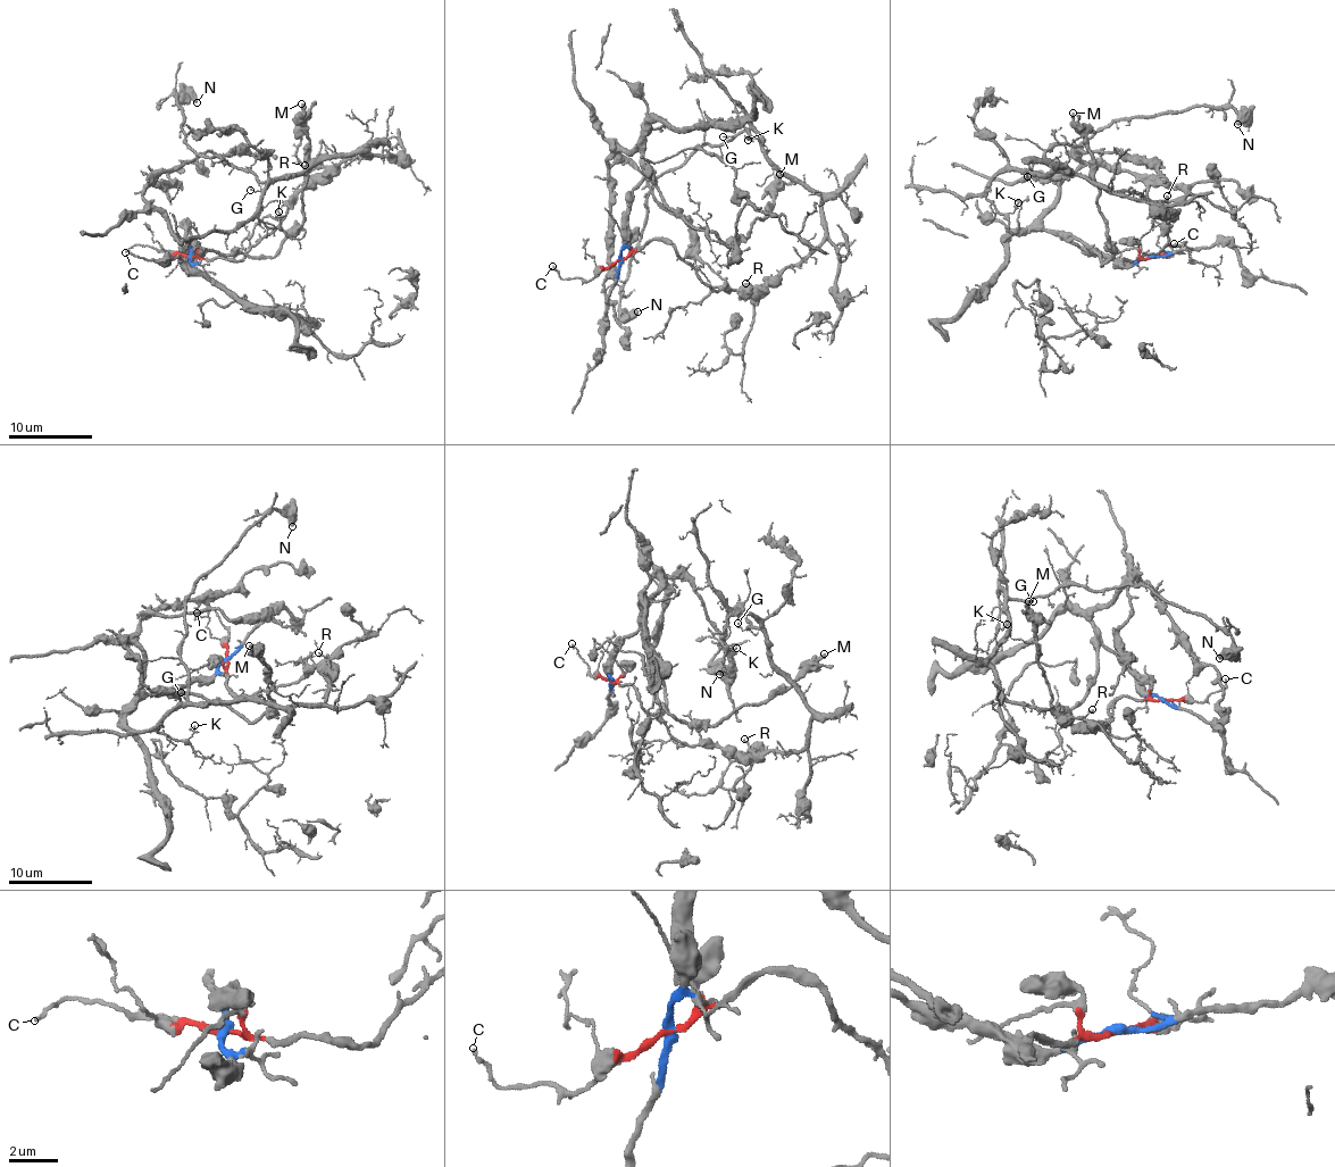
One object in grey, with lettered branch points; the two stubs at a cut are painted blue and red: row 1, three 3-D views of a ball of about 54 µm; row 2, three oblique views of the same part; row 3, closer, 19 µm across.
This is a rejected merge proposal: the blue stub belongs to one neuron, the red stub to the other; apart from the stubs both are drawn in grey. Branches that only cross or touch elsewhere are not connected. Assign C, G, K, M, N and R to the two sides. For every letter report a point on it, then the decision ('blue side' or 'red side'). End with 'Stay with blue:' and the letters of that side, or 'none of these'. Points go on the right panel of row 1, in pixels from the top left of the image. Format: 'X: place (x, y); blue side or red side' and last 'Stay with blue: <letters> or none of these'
C: place (1174, 243); red side
G: place (1027, 176); red side
K: place (1018, 202); red side
M: place (1073, 113); blue side
N: place (1237, 124); red side
R: place (1167, 196); red side
Stay with blue: M

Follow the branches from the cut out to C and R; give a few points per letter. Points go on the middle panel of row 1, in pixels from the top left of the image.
C: (619, 260), (586, 281), (562, 278), (553, 265)
R: (619, 260), (653, 240), (667, 240), (675, 256), (717, 290), (766, 284), (744, 284)

